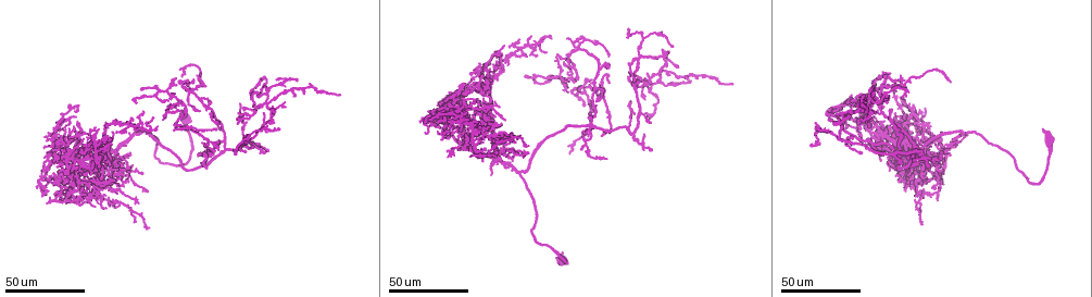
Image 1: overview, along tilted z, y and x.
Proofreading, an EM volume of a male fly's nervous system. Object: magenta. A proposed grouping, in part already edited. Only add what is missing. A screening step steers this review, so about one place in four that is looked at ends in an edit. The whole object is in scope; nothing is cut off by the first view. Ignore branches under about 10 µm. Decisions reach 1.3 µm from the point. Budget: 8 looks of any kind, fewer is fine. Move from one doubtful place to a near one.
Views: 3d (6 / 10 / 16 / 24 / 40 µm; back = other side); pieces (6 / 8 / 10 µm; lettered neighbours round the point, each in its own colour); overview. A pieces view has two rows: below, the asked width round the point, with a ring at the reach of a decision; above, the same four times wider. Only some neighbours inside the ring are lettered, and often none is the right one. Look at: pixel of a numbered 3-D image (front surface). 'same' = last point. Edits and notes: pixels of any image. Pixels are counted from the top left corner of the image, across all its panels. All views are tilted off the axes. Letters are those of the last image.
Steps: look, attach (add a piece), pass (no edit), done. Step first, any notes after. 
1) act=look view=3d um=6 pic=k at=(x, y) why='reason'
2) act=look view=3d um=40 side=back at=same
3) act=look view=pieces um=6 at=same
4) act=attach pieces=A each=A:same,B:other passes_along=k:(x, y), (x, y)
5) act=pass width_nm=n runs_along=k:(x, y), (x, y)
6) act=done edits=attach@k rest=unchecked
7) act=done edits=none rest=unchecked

act=look view=3d um=40 pic=1 at=(265, 112) why='branch stops here'

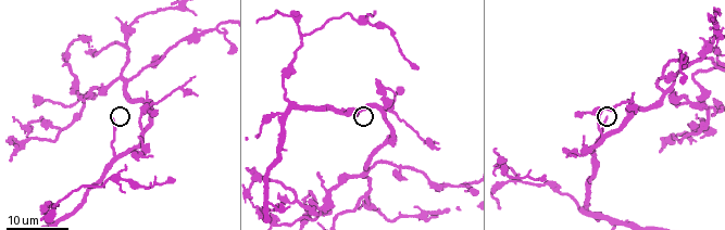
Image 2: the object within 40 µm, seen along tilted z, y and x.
act=look view=pieces um=6 pic=2 at=(606, 117)

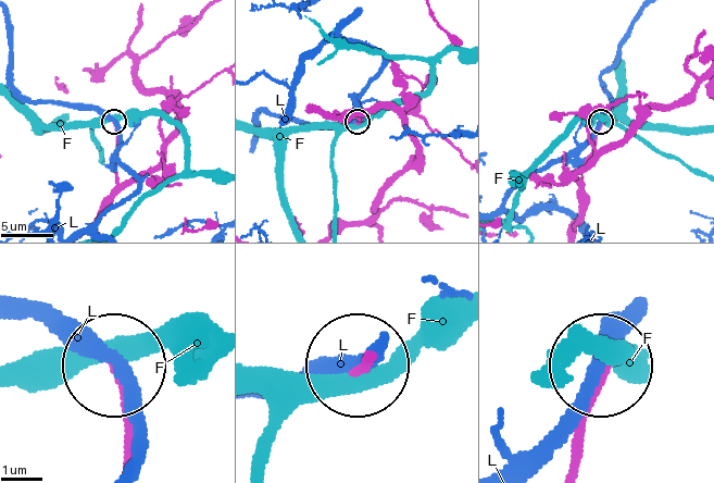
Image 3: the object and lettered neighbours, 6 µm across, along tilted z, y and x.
act=pass width_nm=170 each=F:other,L:other runs_along=3:(570, 468), (601, 368) found='none of them fits'

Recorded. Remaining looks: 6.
act=look view=3d um=24 pic=2 at=(563, 150) why='free end'

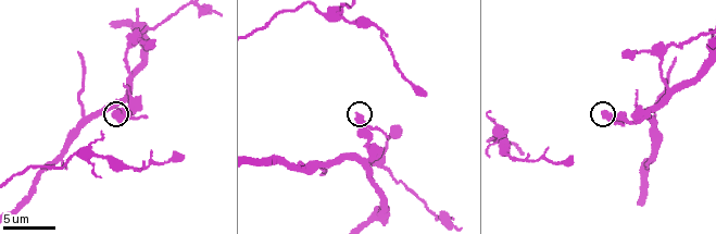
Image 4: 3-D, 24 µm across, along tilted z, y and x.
act=look view=3d um=6 pic=4 at=(359, 113)

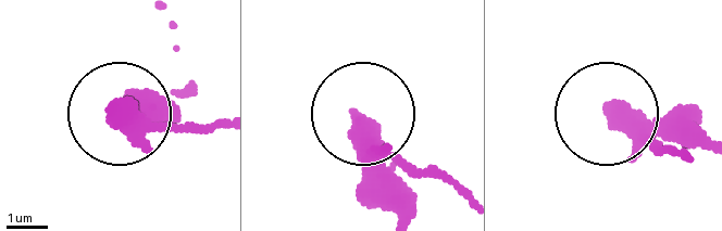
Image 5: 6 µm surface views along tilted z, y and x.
act=look view=pieces um=6 pic=5 at=(611, 108)

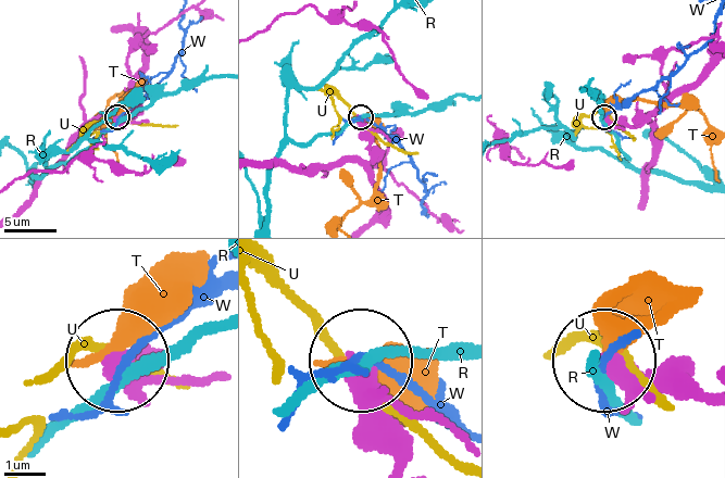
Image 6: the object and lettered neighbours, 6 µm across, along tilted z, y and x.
act=pass each=R:other,T:other,U:other,W:other runs_along=6:(704, 391), (633, 389), (607, 367) found='no lettered piece goes on from it'

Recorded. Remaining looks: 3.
act=look view=3d um=40 pic=1 at=(897, 130) why='free end'

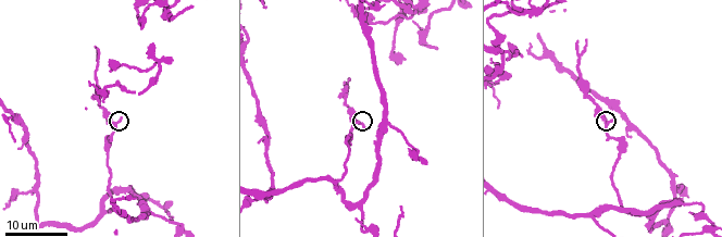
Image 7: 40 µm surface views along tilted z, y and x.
act=look view=pieces um=8 pic=7 at=(615, 118)

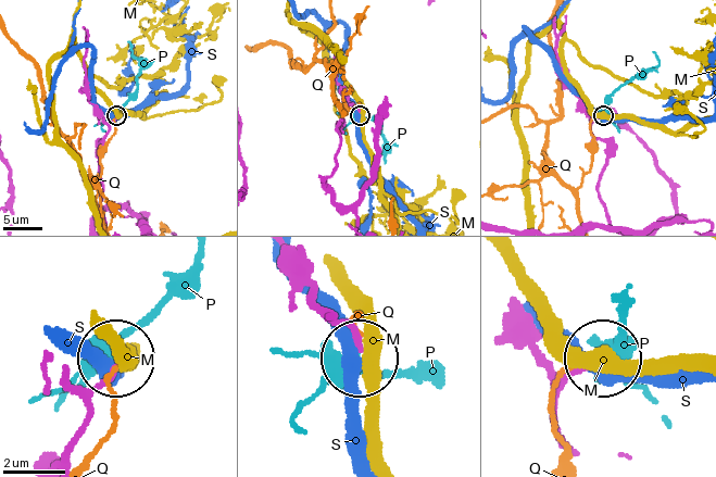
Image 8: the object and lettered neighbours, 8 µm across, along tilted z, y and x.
act=attach pieces=P width_nm=180 each=M:other,P:same,Q:other,S:other passes_along=8:(107, 135), (136, 88), (140, 64), (128, 41) found='it goes on there'

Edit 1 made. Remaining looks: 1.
act=done edits=attach@8 rest=unchecked

